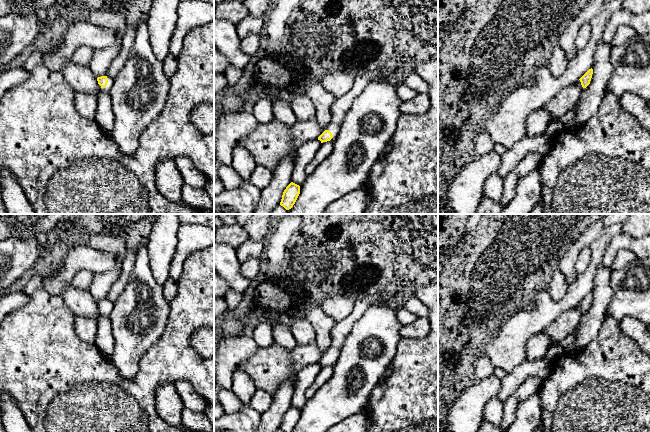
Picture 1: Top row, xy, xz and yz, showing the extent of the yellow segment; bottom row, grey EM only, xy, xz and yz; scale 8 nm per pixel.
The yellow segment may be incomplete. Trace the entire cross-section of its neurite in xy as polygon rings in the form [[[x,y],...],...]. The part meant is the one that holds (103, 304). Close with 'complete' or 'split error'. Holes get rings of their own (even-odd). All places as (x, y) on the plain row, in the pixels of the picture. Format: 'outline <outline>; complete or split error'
outline [[[108,298],[98,301],[97,305],[101,316],[105,317],[109,317],[114,308],[114,302],[110,301]]]; split error

